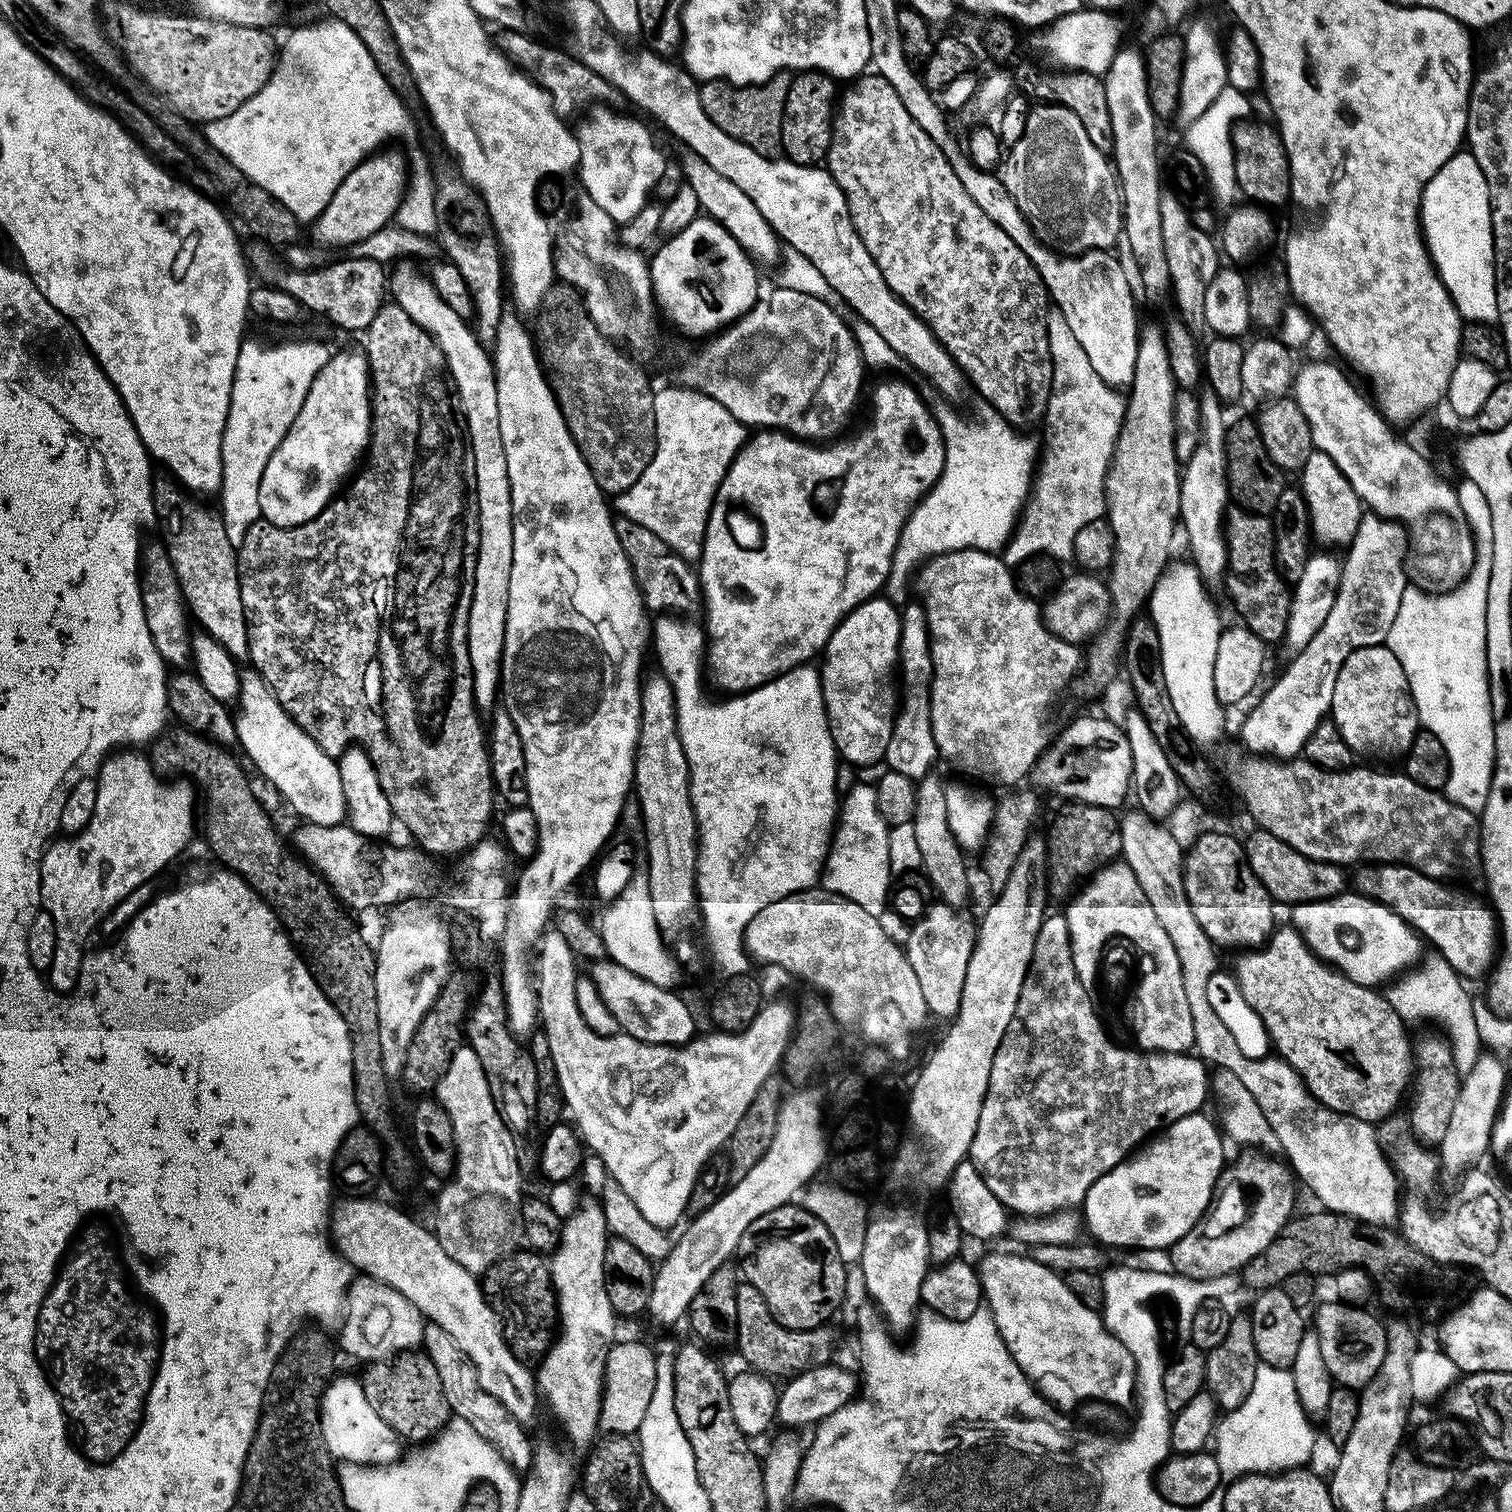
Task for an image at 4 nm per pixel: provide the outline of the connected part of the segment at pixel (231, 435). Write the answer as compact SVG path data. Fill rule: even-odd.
M252 338L245 339L241 344L232 383L232 401L228 407L222 438L222 482L218 485L218 497L220 496L220 504L224 507L224 529L232 544L240 545L248 527L261 519L258 486L262 482L266 462L270 462L270 454L274 454L288 432L288 427L296 421L312 379L328 364L329 359L330 351L324 344L280 344L277 348L267 348Z

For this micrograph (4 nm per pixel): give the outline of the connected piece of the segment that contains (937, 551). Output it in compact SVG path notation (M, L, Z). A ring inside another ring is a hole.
M994 407L987 408L977 420L972 421L948 408L935 413L936 422L944 436L944 469L935 484L927 489L922 503L911 511L907 519L906 531L899 537L896 554L892 558L893 577L904 576L910 571L913 573L921 558L953 552L958 548L978 548L983 552L999 553L1013 537L1018 524L1016 515L1024 499L1030 496L1032 459L1036 456L1036 448L1030 441L1020 440L1019 434L1008 425L1011 423Z

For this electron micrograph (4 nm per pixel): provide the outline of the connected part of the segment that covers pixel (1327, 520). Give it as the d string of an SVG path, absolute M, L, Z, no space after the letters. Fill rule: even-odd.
M1314 450L1310 458L1306 458L1304 467L1298 473L1298 479L1300 479L1298 486L1304 494L1304 501L1308 507L1311 535L1315 539L1317 536L1324 544L1341 544L1341 546L1351 544L1366 508L1360 505L1361 493L1348 480L1337 457Z

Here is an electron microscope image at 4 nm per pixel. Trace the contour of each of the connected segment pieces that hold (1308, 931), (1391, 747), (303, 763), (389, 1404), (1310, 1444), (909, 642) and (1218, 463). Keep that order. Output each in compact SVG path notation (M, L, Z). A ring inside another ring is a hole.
M1341 894L1333 900L1298 904L1291 909L1291 923L1305 936L1308 946L1327 965L1343 972L1353 982L1376 986L1399 964L1412 956L1409 927L1391 908L1366 895Z
M1375 644L1365 648L1355 648L1342 662L1338 670L1337 682L1333 690L1331 713L1338 725L1341 738L1353 750L1365 748L1372 756L1400 756L1411 749L1421 731L1420 716L1416 712L1416 703L1406 678L1406 670L1402 670L1402 662L1384 644Z
M247 671L240 672L240 713L234 716L238 748L248 755L247 763L252 763L282 795L293 792L296 796L290 797L288 804L307 823L322 826L341 823L348 815L348 804L337 761L295 724L260 673Z
M391 1362L369 1363L364 1369L366 1369L364 1377L362 1376L364 1397L369 1400L378 1417L382 1418L382 1421L388 1424L396 1434L401 1437L413 1436L414 1439L423 1441L425 1438L435 1437L448 1423L450 1404L446 1399L442 1378L436 1368L422 1366L420 1376L418 1376L416 1364L412 1362L396 1370L392 1370ZM422 1376L434 1376L434 1382L426 1382Z
M1257 1363L1250 1394L1238 1409L1224 1417L1214 1429L1214 1455L1221 1481L1232 1482L1251 1473L1276 1474L1279 1468L1299 1469L1307 1465L1314 1452L1313 1421L1305 1414L1289 1369Z
M912 602L908 609L903 609L900 621L898 676L899 679L904 679L904 688L902 684L902 703L897 709L884 762L891 771L904 774L917 782L929 775L930 766L939 757L928 709L931 675L932 656L928 649L928 623L924 620L923 608L919 603Z
M1205 394L1200 400L1200 441L1192 452L1192 457L1182 468L1180 477L1180 515L1183 527L1192 546L1193 563L1200 575L1206 580L1225 573L1228 565L1227 541L1221 536L1220 527L1226 523L1226 509L1230 504L1228 488L1228 466L1226 464L1226 446L1224 445L1224 429L1226 419L1222 409L1222 401L1216 396Z

